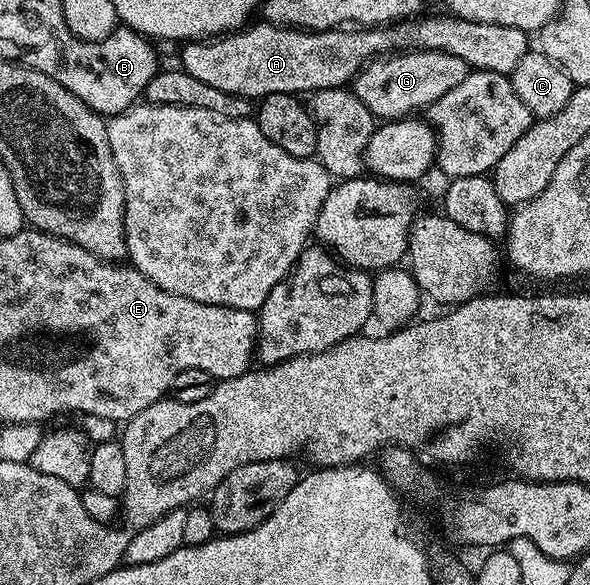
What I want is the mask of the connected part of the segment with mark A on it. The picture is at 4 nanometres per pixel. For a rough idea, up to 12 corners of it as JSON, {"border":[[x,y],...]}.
{"border":[[448,18],[188,40],[190,76],[249,100],[347,87],[373,58],[450,52],[511,75],[529,31]]}

